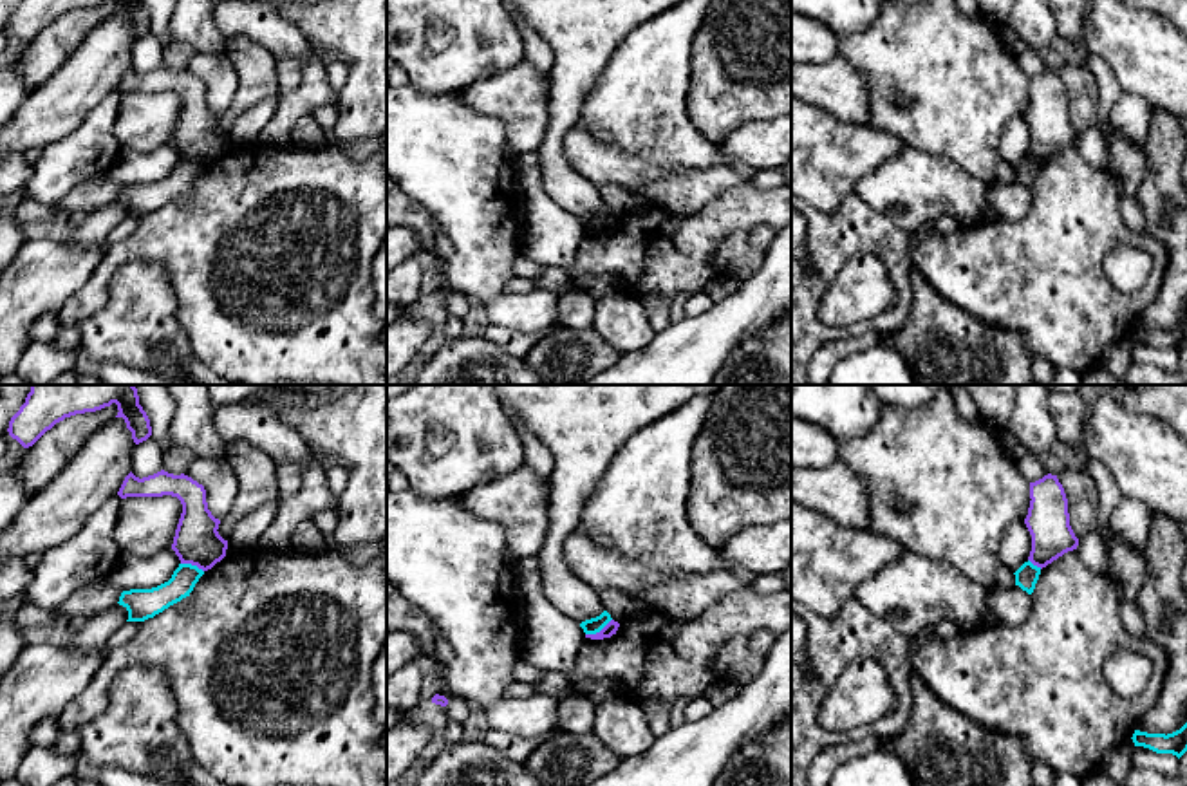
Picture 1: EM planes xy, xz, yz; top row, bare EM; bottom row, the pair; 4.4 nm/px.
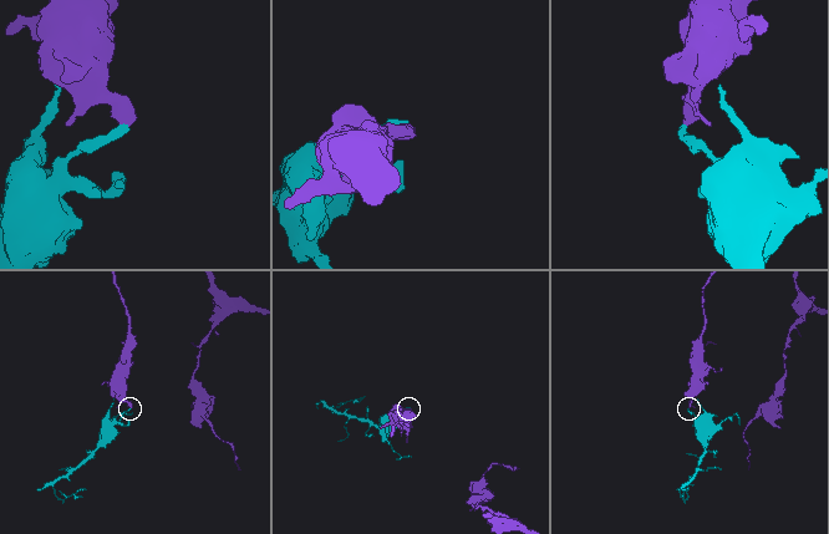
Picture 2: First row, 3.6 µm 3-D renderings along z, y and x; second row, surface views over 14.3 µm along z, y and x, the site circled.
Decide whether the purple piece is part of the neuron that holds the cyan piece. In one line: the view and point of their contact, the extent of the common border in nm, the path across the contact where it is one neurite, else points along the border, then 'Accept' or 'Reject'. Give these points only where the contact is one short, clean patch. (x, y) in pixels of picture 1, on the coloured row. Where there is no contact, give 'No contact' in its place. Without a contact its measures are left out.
Touches cyan at xz (598, 631). Shared border 140 nm. Boundary: xz (611, 618), (598, 631), (586, 635). Reject

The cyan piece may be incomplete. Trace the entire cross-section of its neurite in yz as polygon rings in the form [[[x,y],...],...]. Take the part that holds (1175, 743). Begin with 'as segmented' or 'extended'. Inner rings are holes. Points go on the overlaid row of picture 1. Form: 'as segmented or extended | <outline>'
as segmented | [[[1187,723],[1167,735],[1135,730],[1131,739],[1135,746],[1144,746],[1156,753],[1173,753],[1180,759],[1187,752]]]

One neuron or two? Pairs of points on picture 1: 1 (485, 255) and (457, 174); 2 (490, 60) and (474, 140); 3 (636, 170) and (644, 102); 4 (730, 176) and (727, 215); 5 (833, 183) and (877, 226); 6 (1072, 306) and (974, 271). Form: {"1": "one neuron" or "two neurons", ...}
{"1": "one neuron", "2": "two neurons", "3": "two neurons", "4": "two neurons", "5": "two neurons", "6": "one neuron"}

